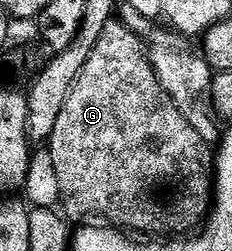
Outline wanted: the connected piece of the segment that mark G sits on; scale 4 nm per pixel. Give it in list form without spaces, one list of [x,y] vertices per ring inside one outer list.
[[[119,19],[109,21],[106,31],[102,31],[102,39],[98,39],[86,67],[82,67],[74,87],[62,103],[62,115],[58,115],[58,123],[54,123],[54,131],[50,138],[50,146],[52,145],[50,166],[56,172],[62,208],[64,207],[70,216],[88,217],[84,219],[103,219],[121,230],[131,231],[136,235],[188,235],[207,218],[210,212],[210,206],[214,200],[214,173],[209,162],[208,165],[204,162],[205,143],[200,140],[198,132],[194,131],[194,128],[186,121],[171,95],[162,89],[158,75],[152,69],[152,64],[149,61],[145,42],[140,42],[132,32],[133,30]]]

